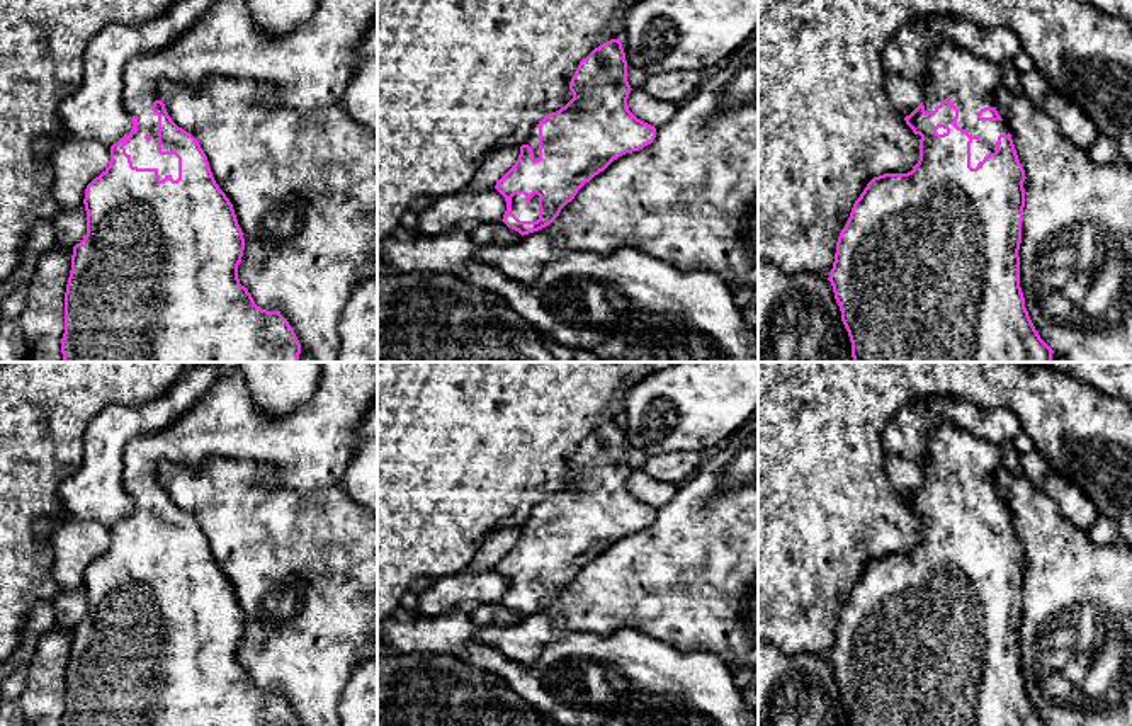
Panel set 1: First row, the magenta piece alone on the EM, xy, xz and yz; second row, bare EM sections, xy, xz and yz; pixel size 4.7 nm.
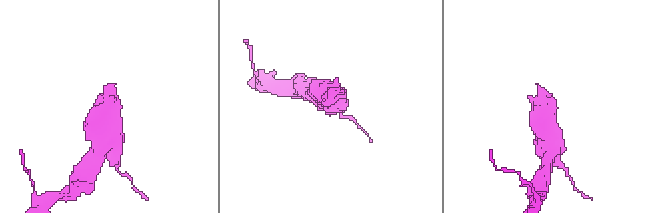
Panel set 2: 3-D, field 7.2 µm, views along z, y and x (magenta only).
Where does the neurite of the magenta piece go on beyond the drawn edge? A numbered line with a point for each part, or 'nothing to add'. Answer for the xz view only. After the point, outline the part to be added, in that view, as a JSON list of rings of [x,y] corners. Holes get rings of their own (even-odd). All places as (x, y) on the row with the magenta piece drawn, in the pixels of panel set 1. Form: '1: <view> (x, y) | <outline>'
1: xz (519, 206) | [[[515,194],[512,197],[512,213],[520,221],[537,221],[539,219],[539,196],[534,194],[530,202],[527,204],[524,194]]]

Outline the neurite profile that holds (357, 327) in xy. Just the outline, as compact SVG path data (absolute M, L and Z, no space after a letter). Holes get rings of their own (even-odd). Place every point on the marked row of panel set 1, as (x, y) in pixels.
M377 281L355 286L338 321L337 362L377 362Z

